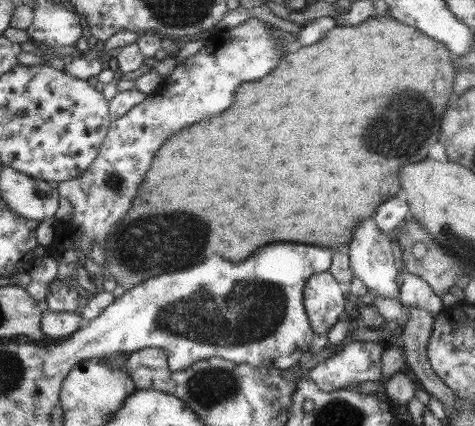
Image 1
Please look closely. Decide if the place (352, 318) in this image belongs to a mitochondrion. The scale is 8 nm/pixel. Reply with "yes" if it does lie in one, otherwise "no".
no

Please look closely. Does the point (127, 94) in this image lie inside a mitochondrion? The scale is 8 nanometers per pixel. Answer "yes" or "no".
no

